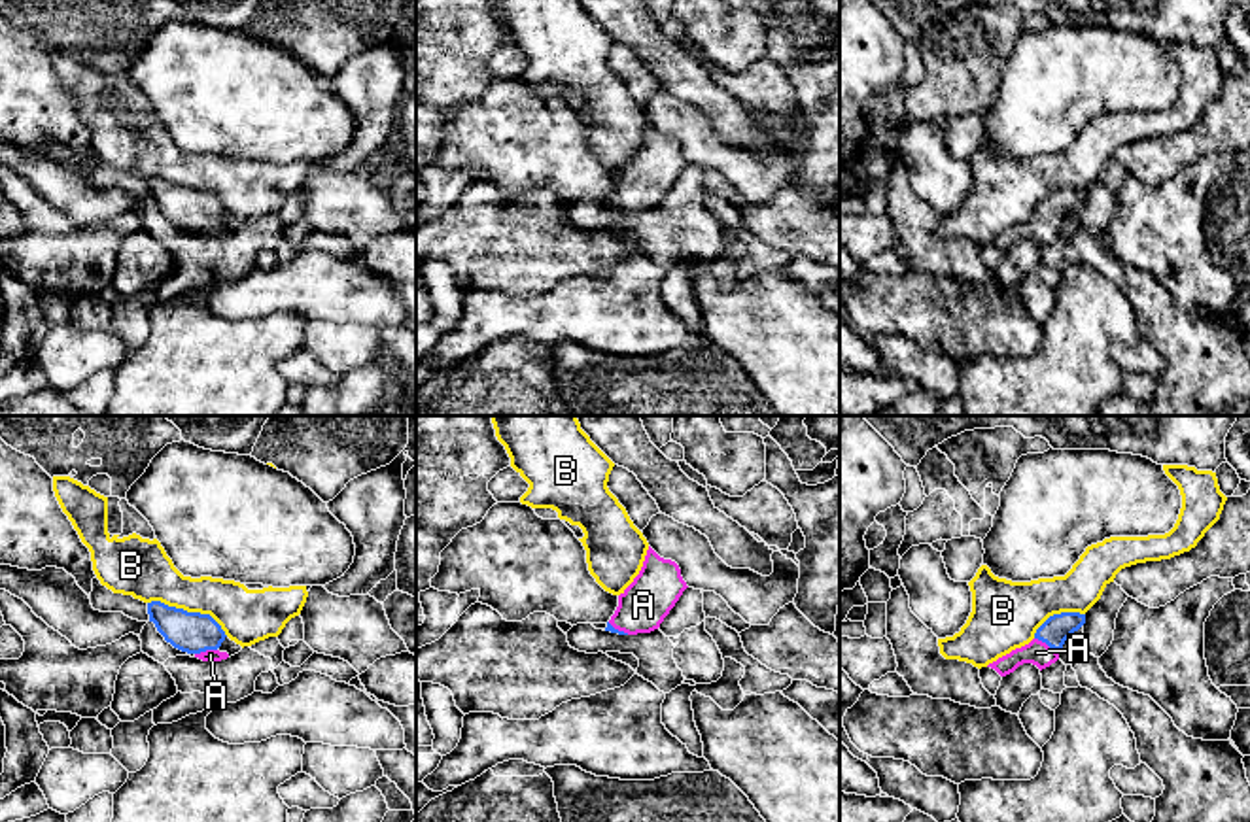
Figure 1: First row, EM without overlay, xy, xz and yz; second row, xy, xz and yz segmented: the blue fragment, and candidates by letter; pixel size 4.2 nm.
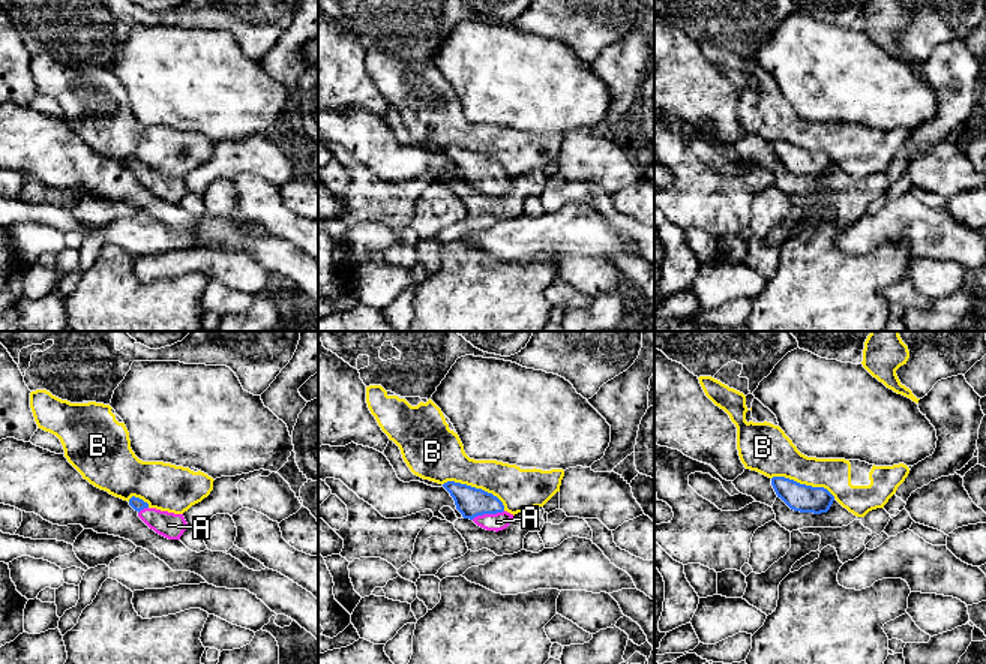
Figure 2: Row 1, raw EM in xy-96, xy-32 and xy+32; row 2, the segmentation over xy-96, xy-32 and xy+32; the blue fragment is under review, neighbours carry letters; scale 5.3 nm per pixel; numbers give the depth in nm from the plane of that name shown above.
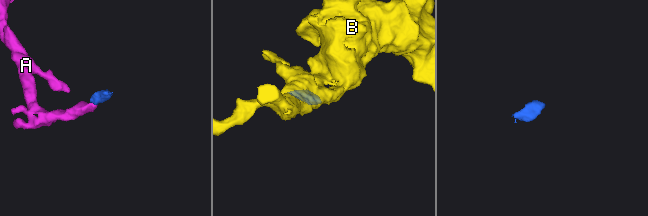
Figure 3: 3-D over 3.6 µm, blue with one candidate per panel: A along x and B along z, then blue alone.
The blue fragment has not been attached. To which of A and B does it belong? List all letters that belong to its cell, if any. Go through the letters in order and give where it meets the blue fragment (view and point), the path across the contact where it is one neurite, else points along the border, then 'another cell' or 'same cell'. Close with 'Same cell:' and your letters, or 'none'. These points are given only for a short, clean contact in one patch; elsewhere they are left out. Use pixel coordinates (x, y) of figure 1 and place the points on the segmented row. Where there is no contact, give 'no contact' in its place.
A: yz (1046, 643) | across yz (1056, 630), (1046, 643), (1037, 652) | same cell
B: xy (190, 613) | another cell
Same cell: A

